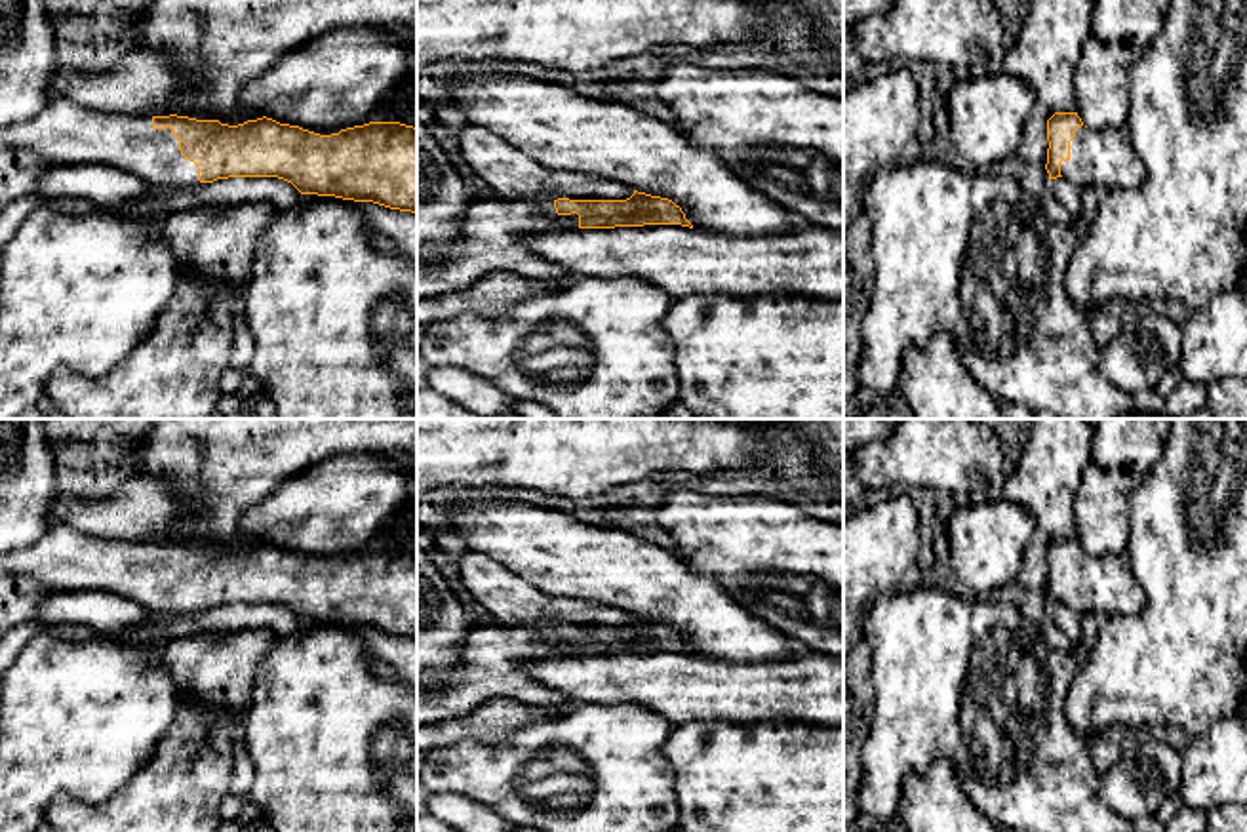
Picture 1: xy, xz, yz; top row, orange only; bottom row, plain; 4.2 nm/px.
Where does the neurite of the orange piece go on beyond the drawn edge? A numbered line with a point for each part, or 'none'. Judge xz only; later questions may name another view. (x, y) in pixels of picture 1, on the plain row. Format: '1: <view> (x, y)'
1: xz (492, 657)

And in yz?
1: yz (1103, 585)

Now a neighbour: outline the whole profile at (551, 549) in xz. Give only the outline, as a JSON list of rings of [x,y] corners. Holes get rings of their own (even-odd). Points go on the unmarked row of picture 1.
[[[476,503],[449,516],[468,550],[491,556],[548,596],[565,596],[632,617],[672,626],[699,657],[733,664],[786,663],[803,647],[752,615],[712,579],[695,573],[676,552],[664,550],[619,527],[583,524],[573,514],[529,503]]]

